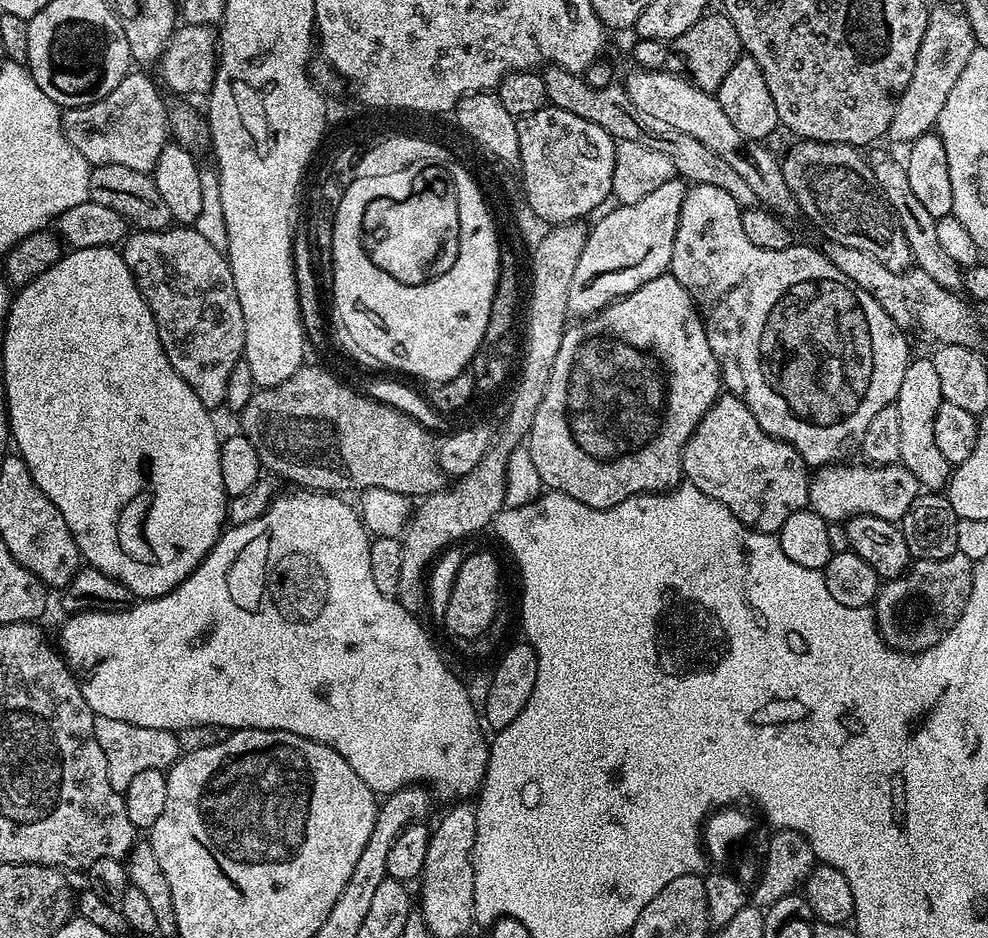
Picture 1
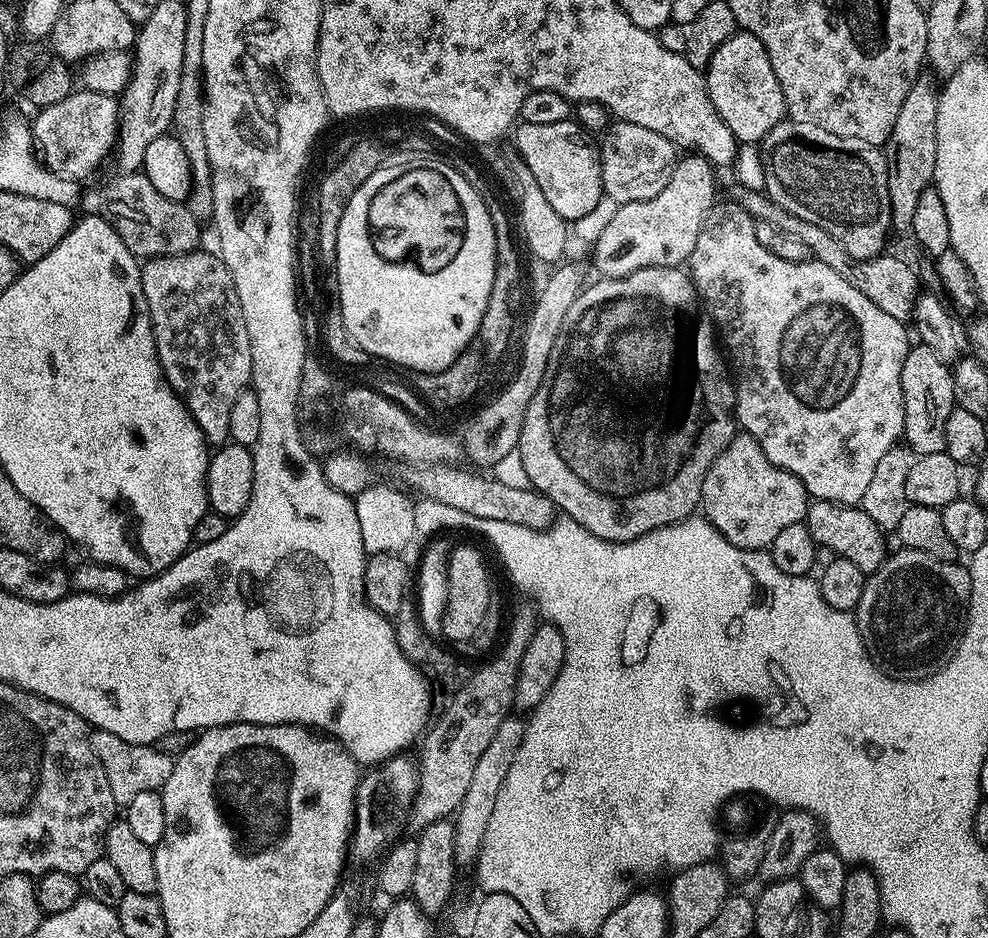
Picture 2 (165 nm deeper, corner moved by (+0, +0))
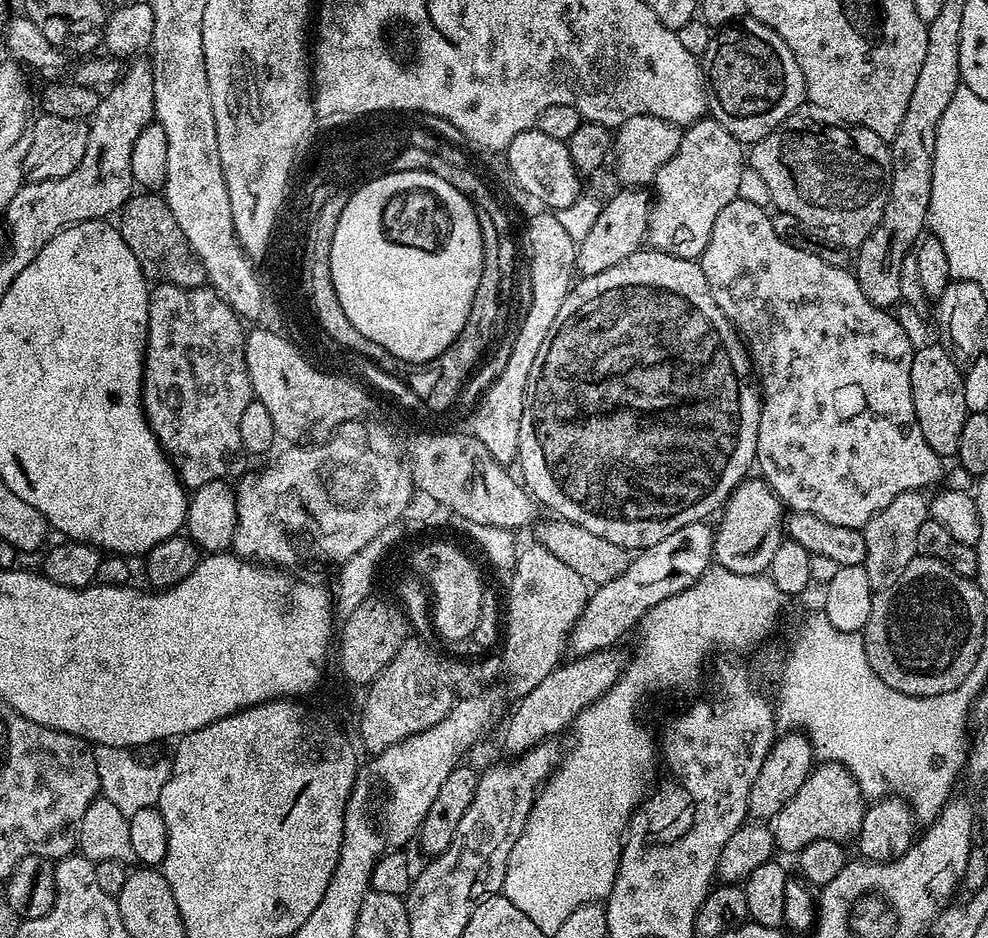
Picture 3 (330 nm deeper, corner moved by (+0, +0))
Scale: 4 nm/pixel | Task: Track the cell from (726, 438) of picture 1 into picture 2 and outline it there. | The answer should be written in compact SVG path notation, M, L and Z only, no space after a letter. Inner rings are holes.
M737 434L732 437L732 442L724 455L708 471L700 498L702 512L708 523L713 524L724 535L726 542L751 552L771 549L774 538L778 538L778 534L782 534L786 526L794 526L807 517L810 503L810 497L802 482L794 478L794 474L774 466L774 462L766 458L762 446L758 446L756 439L747 434Z

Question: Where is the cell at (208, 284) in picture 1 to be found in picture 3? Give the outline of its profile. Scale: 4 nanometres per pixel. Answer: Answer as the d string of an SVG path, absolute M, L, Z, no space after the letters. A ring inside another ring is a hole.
M157 283L148 293L148 344L144 347L144 416L168 453L185 489L231 477L232 467L245 455L241 419L254 399L246 370L245 321L211 286L183 288Z

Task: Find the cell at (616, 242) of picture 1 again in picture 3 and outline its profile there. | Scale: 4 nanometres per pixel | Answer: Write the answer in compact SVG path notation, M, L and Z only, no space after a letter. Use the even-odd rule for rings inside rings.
M705 118L696 124L689 124L683 129L674 158L670 158L666 166L662 166L660 175L654 181L656 196L654 192L654 199L648 209L647 243L655 251L699 261L700 255L706 250L706 242L710 242L714 218L718 218L725 206L730 206L730 202L734 202L741 195L740 183L744 180L744 168L746 172L746 152L741 141L734 139L717 120Z

